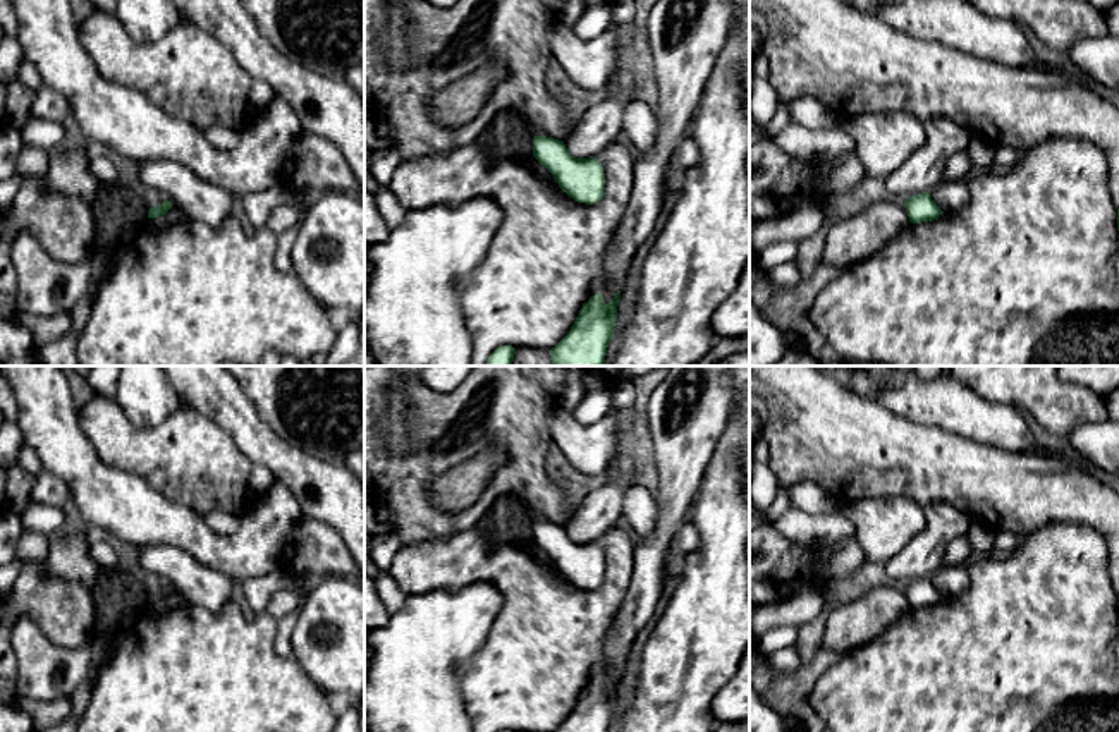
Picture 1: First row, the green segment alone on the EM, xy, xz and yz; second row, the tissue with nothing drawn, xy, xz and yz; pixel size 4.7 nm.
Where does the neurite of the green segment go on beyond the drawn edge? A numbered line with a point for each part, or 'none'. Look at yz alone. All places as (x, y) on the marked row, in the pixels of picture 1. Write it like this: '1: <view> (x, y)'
none

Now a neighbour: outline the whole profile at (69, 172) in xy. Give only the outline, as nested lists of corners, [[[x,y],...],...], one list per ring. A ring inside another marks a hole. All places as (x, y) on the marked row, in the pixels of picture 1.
[[[84,149],[57,153],[45,174],[46,186],[60,194],[74,194],[93,201],[105,187],[89,170],[89,155]]]

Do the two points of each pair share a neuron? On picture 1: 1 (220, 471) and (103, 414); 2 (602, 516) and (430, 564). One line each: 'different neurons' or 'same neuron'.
1: same neuron
2: different neurons

